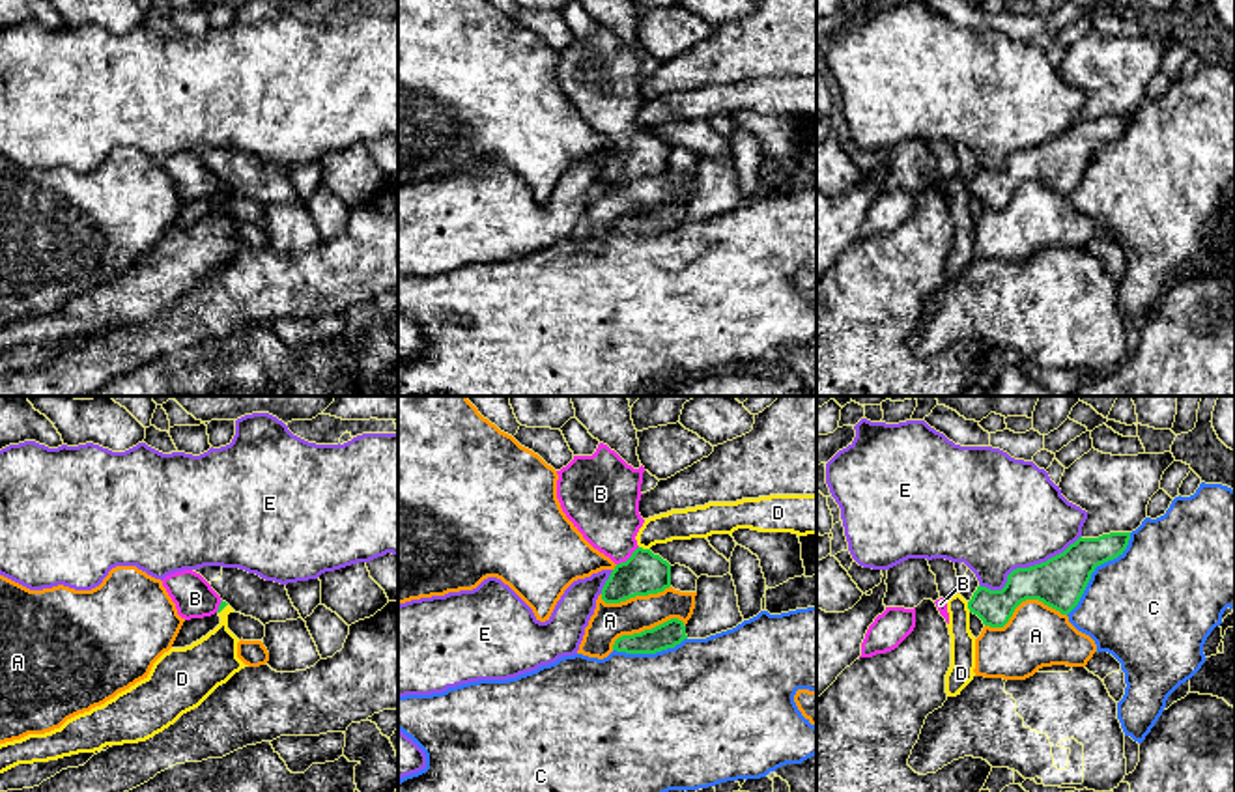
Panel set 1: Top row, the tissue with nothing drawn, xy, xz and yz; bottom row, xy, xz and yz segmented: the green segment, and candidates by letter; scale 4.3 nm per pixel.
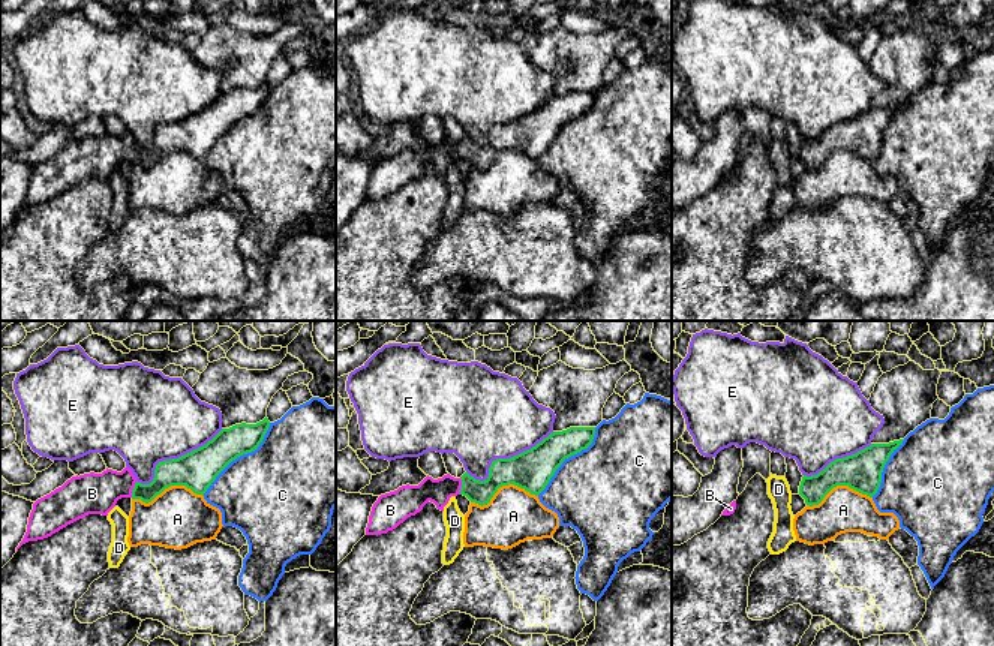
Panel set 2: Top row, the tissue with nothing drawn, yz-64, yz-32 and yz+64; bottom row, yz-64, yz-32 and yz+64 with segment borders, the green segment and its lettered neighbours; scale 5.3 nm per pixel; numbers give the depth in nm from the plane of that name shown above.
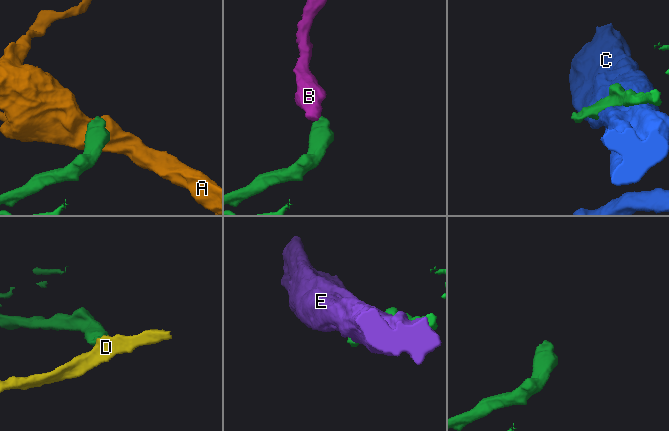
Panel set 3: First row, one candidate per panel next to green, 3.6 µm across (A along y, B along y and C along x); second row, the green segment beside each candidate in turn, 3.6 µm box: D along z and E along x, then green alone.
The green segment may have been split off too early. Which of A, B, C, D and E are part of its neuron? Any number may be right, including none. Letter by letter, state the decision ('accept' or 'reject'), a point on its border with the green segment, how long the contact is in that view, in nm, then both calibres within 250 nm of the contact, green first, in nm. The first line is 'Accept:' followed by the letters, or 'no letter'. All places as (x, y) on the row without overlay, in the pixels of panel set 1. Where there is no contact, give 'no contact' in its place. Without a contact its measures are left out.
Accept: B
A: reject | yz (1022, 182) | 360 nm | 220/280 nm
B: accept | xz (630, 139) | 130 nm | 180/300 nm
C: reject | yz (1093, 152) | 460 nm | 220/460 nm
D: reject | xz (645, 131) | 50 nm | 180/130 nm
E: reject | yz (1026, 150) | 500 nm | 220/480 nm

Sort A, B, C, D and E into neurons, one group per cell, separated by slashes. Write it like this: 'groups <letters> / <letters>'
groups A / B / C / D / E

